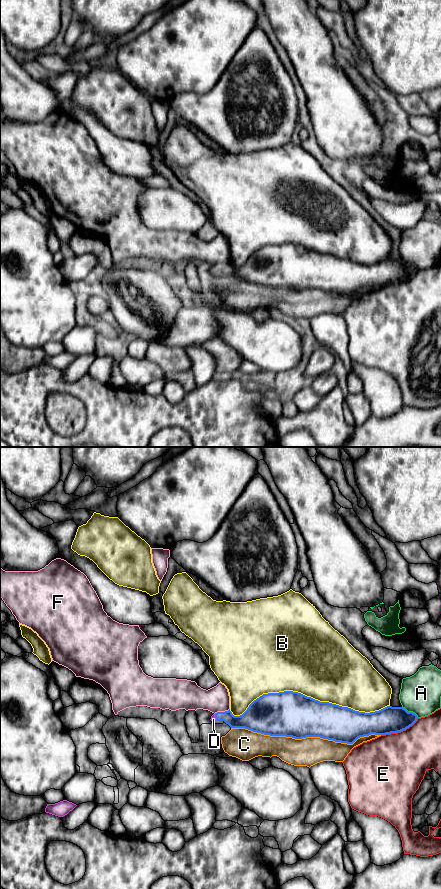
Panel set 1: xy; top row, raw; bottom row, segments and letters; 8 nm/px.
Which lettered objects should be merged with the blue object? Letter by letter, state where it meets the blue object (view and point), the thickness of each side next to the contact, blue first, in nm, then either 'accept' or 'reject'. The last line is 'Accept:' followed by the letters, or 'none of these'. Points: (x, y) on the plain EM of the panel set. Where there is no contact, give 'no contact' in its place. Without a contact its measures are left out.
A: contact xy (410, 264); calibres 220 and 320 nm; reject
B: contact xy (308, 249); calibres 360 and 480 nm; reject
C: contact xy (306, 288); calibres 360 and 220 nm; reject
D: contact xy (215, 269); calibres 120 and 50 nm; accept
E: contact xy (399, 283); calibres 220 and 480 nm; reject
F: contact xy (221, 264); calibres 170 and 200 nm; reject
Accept: D

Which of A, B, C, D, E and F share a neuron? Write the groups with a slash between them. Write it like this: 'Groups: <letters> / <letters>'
Groups: A / B / C / D / E / F

